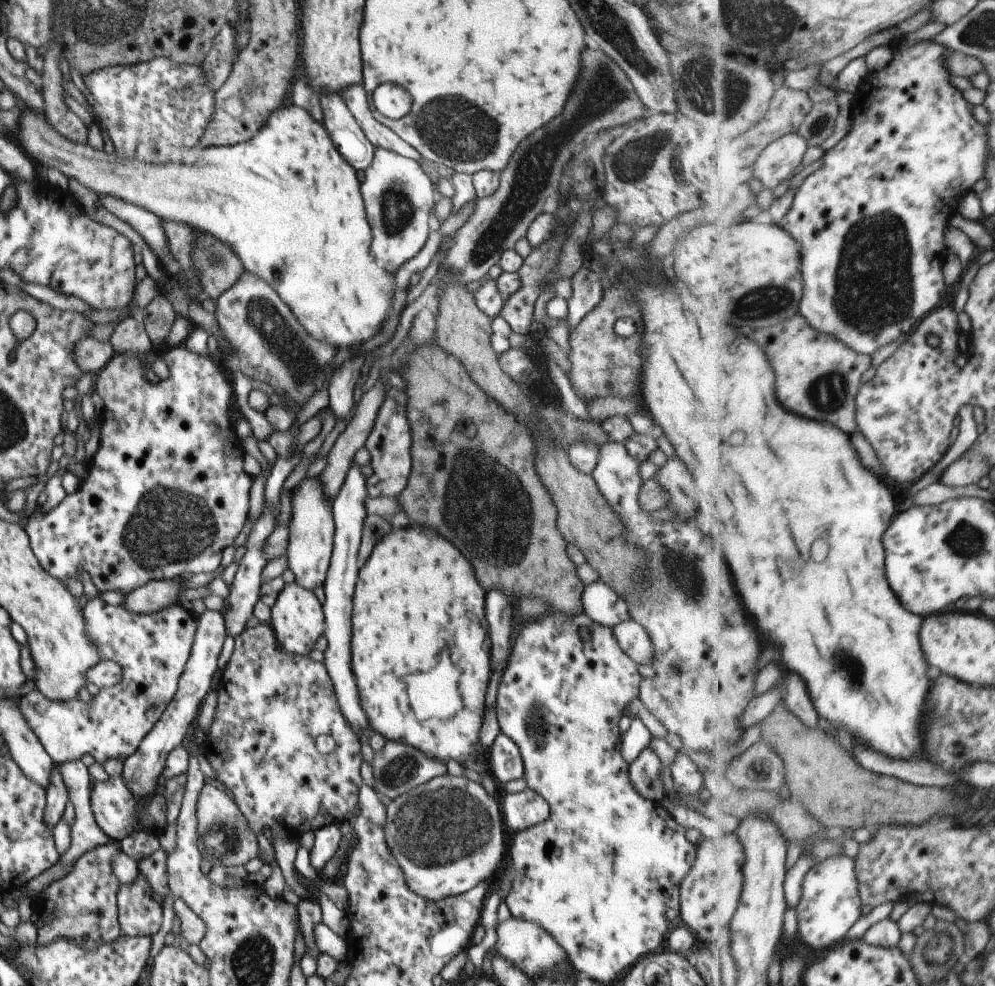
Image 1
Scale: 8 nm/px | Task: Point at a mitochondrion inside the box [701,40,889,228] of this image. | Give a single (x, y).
(818, 126)

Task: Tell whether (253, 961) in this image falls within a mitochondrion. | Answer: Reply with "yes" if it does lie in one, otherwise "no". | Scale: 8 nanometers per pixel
yes

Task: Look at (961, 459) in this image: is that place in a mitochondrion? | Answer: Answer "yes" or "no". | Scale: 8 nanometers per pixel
no

